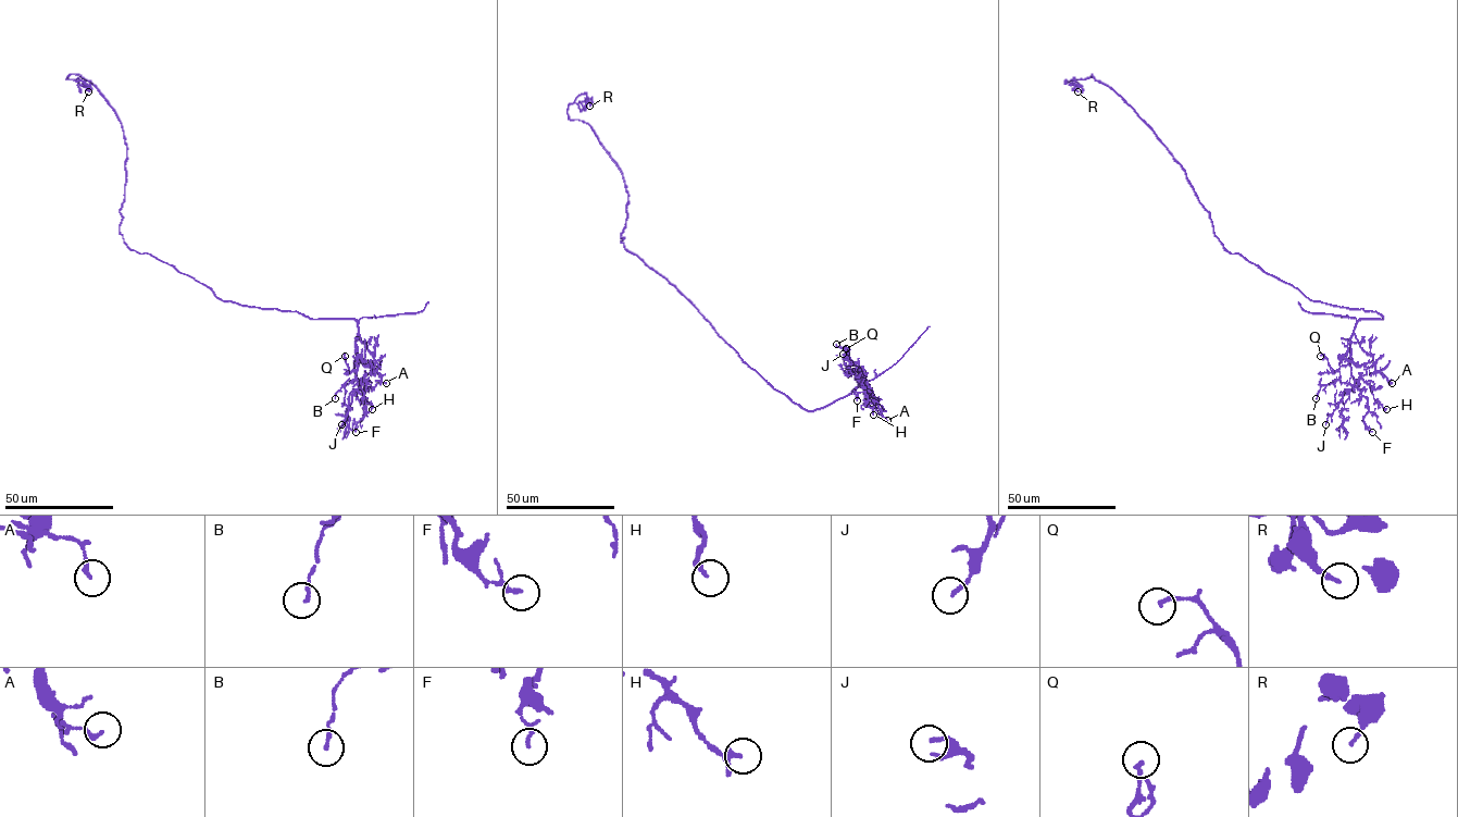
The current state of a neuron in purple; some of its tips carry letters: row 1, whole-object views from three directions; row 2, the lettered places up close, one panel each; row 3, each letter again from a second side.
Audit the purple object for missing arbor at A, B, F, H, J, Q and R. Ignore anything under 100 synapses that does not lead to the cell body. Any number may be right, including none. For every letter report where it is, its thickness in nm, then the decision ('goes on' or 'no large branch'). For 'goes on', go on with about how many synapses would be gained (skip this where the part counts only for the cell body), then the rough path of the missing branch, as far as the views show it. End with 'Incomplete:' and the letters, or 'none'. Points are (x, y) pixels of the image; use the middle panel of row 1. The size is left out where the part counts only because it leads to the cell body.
A: (887, 420) | 180 nm | no large branch
B: (836, 344) | 140 nm | no large branch
F: (857, 400) | 130 nm | no large branch
H: (873, 415) | 150 nm | no large branch
J: (843, 354) | 150 nm | no large branch
Q: (846, 348) | 150 nm | no large branch
R: (589, 106) | 160 nm | no large branch
Incomplete: none

